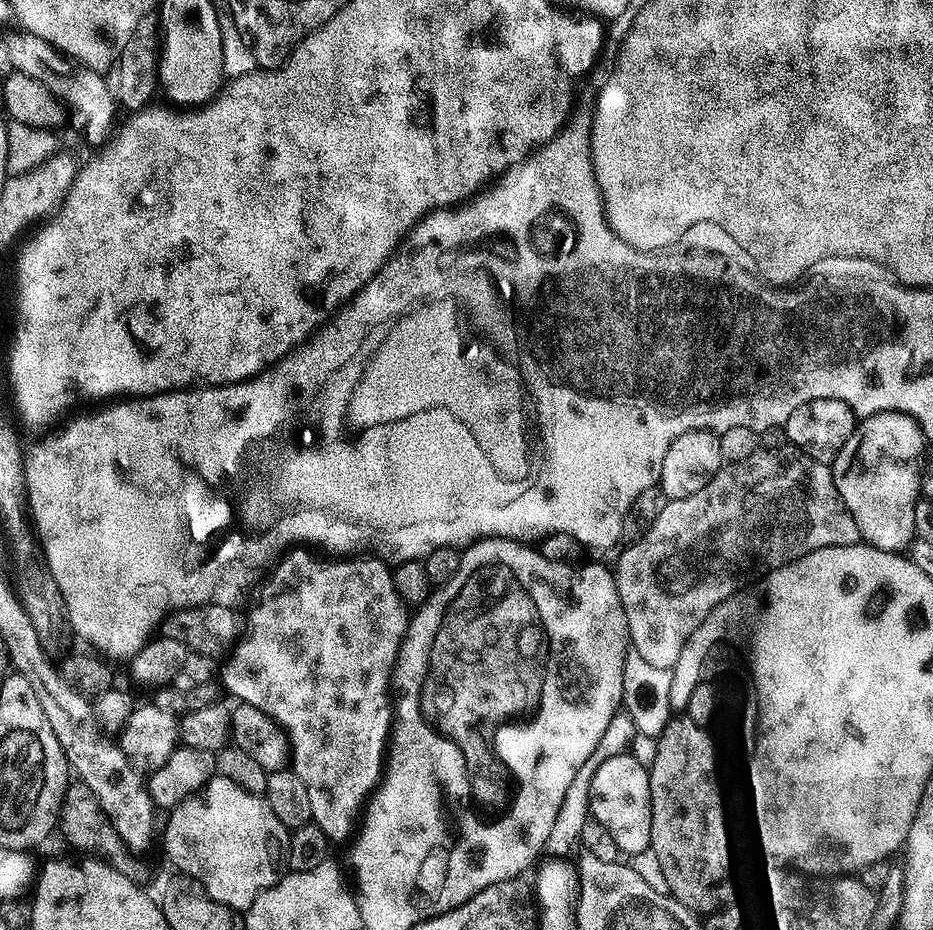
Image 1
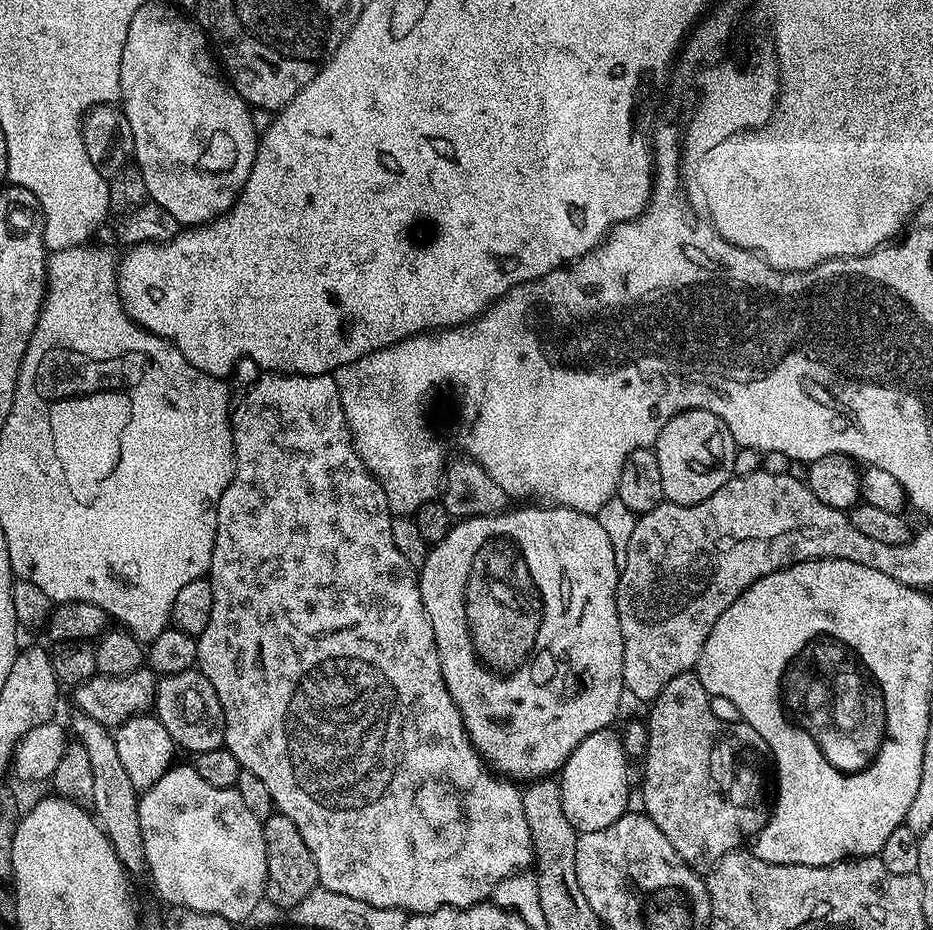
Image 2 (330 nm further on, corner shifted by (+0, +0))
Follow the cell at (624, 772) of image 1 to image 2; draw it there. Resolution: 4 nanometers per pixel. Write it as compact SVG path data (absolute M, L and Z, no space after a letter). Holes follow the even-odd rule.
M606 727L601 732L590 734L570 754L558 773L560 789L562 790L562 810L566 818L576 827L577 833L593 832L610 826L619 816L625 815L628 804L628 764L629 757L624 754L624 747L619 735L611 727Z

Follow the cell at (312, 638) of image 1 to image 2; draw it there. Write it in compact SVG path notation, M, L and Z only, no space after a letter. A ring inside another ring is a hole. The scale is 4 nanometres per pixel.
M264 374L261 380L252 384L252 389L240 400L240 405L231 409L232 417L232 445L236 451L236 469L232 472L232 481L226 486L222 498L218 502L218 518L216 519L216 537L212 551L212 566L210 579L214 594L214 610L210 610L210 623L206 630L197 639L198 670L214 686L214 694L218 694L218 702L224 711L224 747L238 758L241 769L250 774L258 774L262 782L266 782L266 790L270 790L272 803L278 809L279 815L290 818L294 826L298 826L298 834L302 834L302 842L310 850L318 870L319 887L334 890L334 894L346 894L346 898L358 898L358 902L366 902L370 906L379 908L400 908L406 914L433 912L439 908L473 908L475 904L483 904L488 896L497 891L500 885L511 881L512 877L531 869L534 864L530 826L526 826L526 810L522 806L522 792L511 779L497 774L485 764L479 752L472 746L472 740L464 728L464 720L460 716L454 698L450 698L450 690L446 690L446 682L442 678L442 666L438 658L438 650L434 642L434 630L426 610L422 606L420 593L420 577L417 569L402 558L398 546L394 546L392 521L394 515L387 504L387 496L375 477L368 472L362 458L356 453L356 445L352 441L351 431L348 429L346 414L340 401L339 388L336 385L335 375L327 376L290 376L287 374Z

